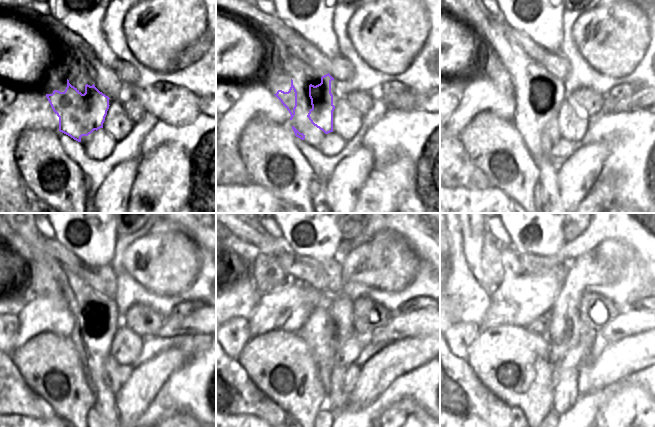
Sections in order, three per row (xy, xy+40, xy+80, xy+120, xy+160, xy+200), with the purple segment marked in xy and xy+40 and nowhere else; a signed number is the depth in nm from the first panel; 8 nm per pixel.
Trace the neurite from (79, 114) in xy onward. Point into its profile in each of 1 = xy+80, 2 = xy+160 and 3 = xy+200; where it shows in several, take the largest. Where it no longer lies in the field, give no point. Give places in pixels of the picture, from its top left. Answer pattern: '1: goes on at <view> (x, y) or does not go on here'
1: goes on at xy+80 (546, 115)
2: goes on at xy+160 (323, 338)
3: goes on at xy+200 (546, 317)

